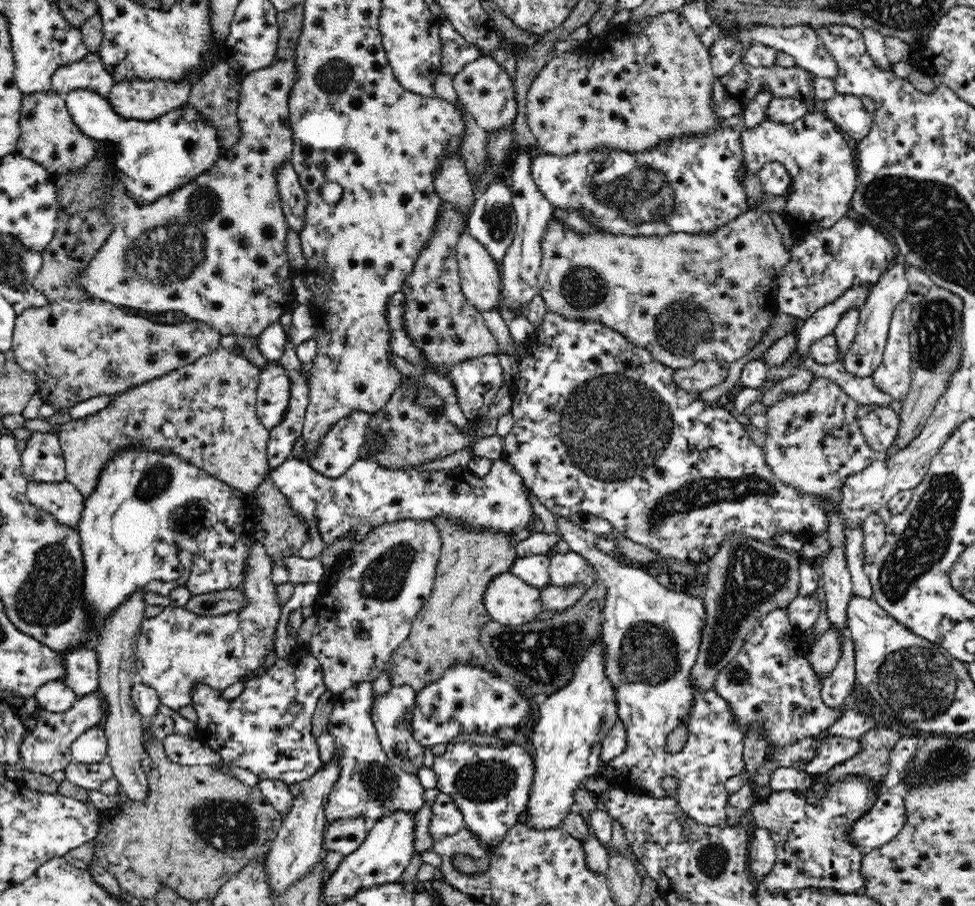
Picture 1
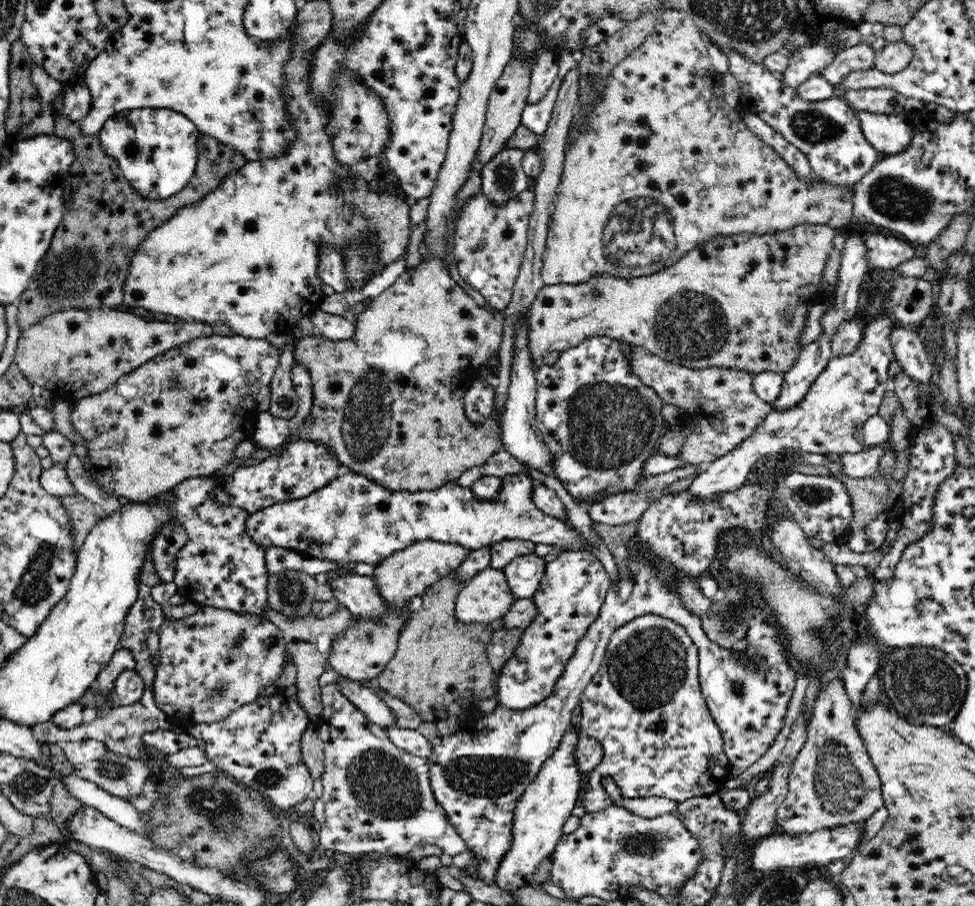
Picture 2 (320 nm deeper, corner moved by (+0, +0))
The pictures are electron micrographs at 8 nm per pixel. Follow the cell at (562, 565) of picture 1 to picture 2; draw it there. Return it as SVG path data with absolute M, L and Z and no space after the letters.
M568 550L547 562L539 589L531 596L537 608L534 620L523 630L520 644L496 677L496 697L511 710L537 706L555 690L577 645L598 618L608 591L608 573L590 550Z

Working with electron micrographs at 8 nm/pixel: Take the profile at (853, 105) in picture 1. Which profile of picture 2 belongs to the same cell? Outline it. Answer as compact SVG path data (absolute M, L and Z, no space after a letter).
M857 111L858 122L866 141L880 154L898 154L910 146L911 128L907 114L872 114Z

